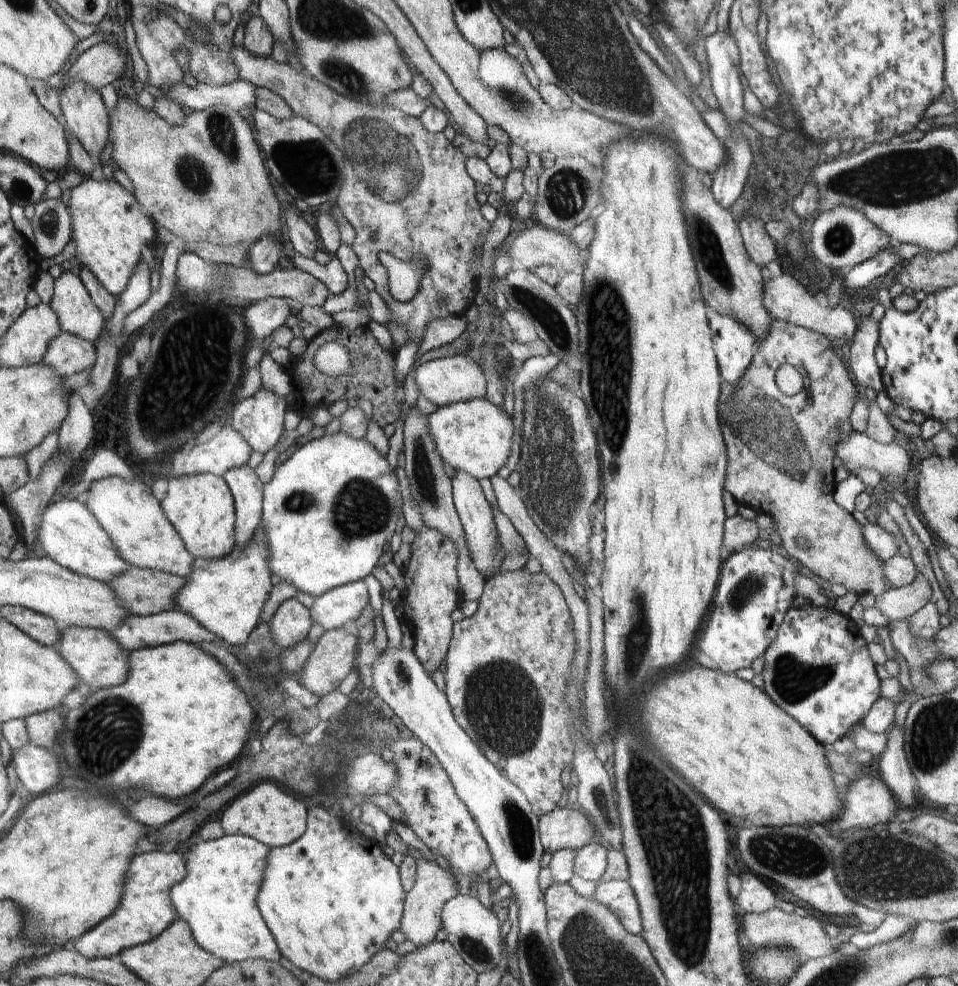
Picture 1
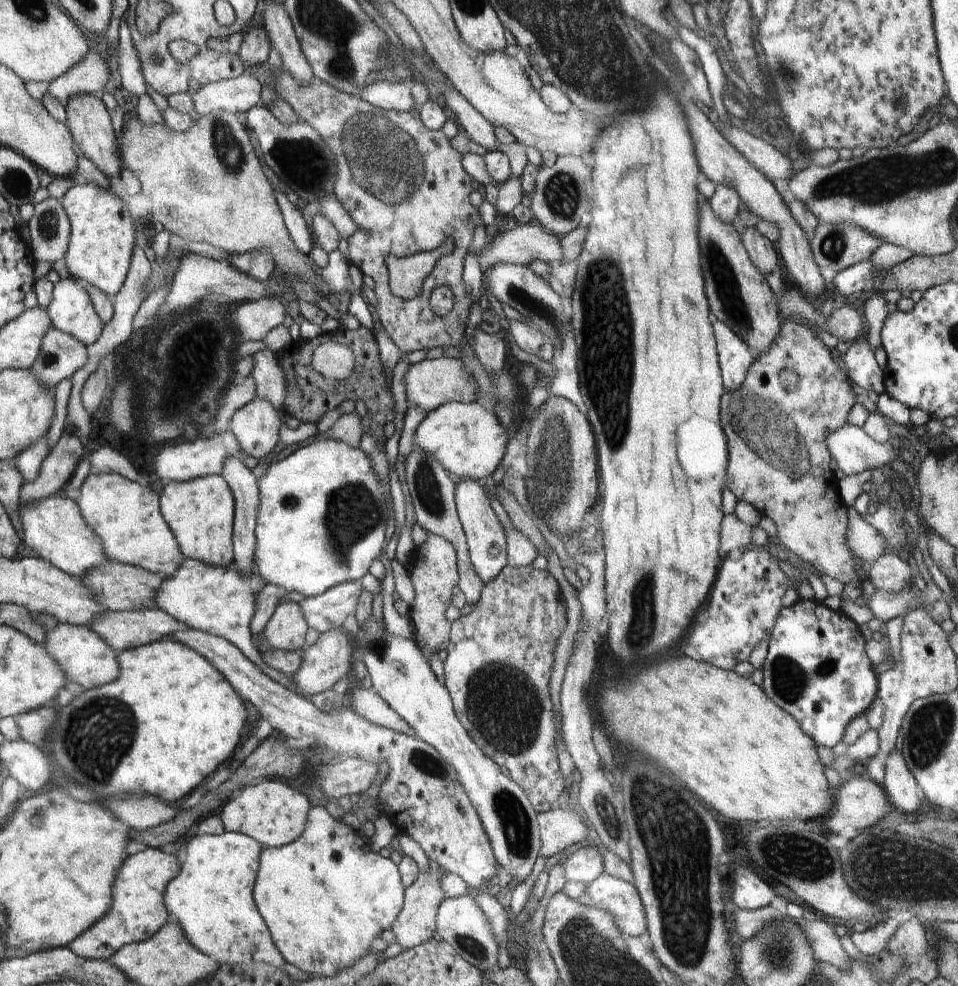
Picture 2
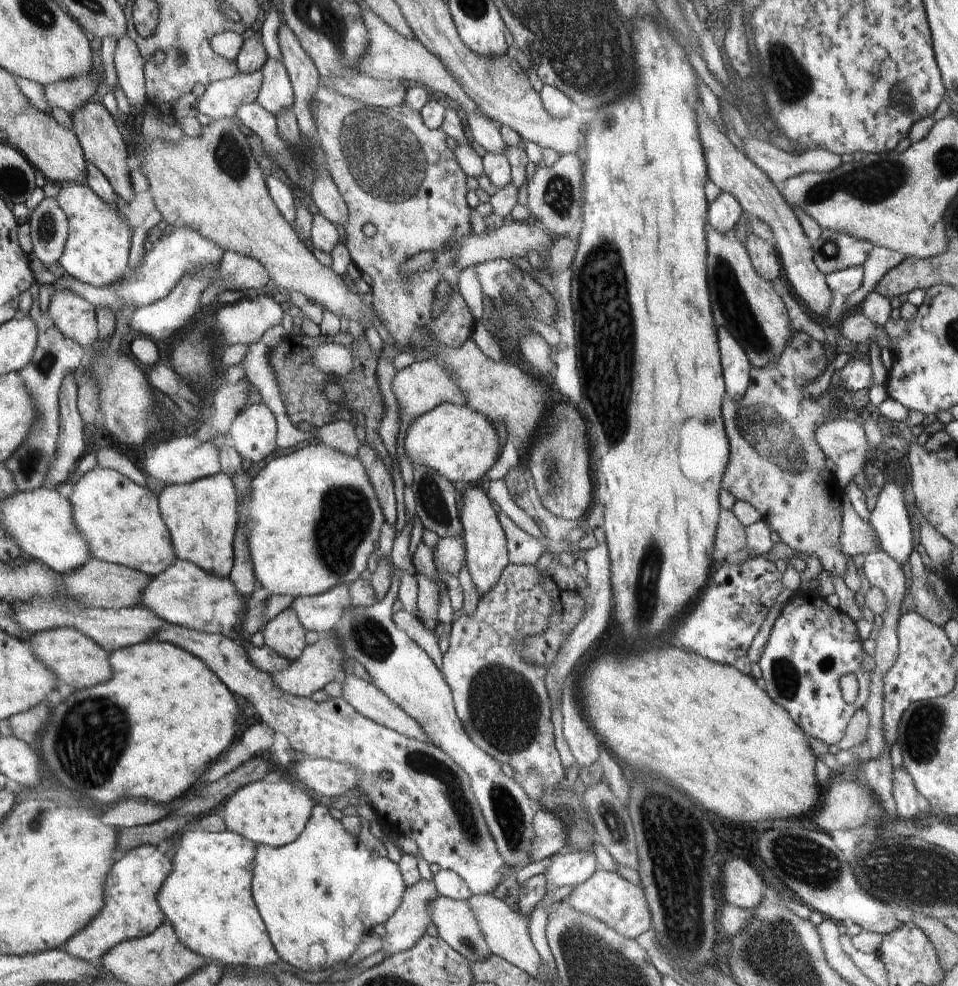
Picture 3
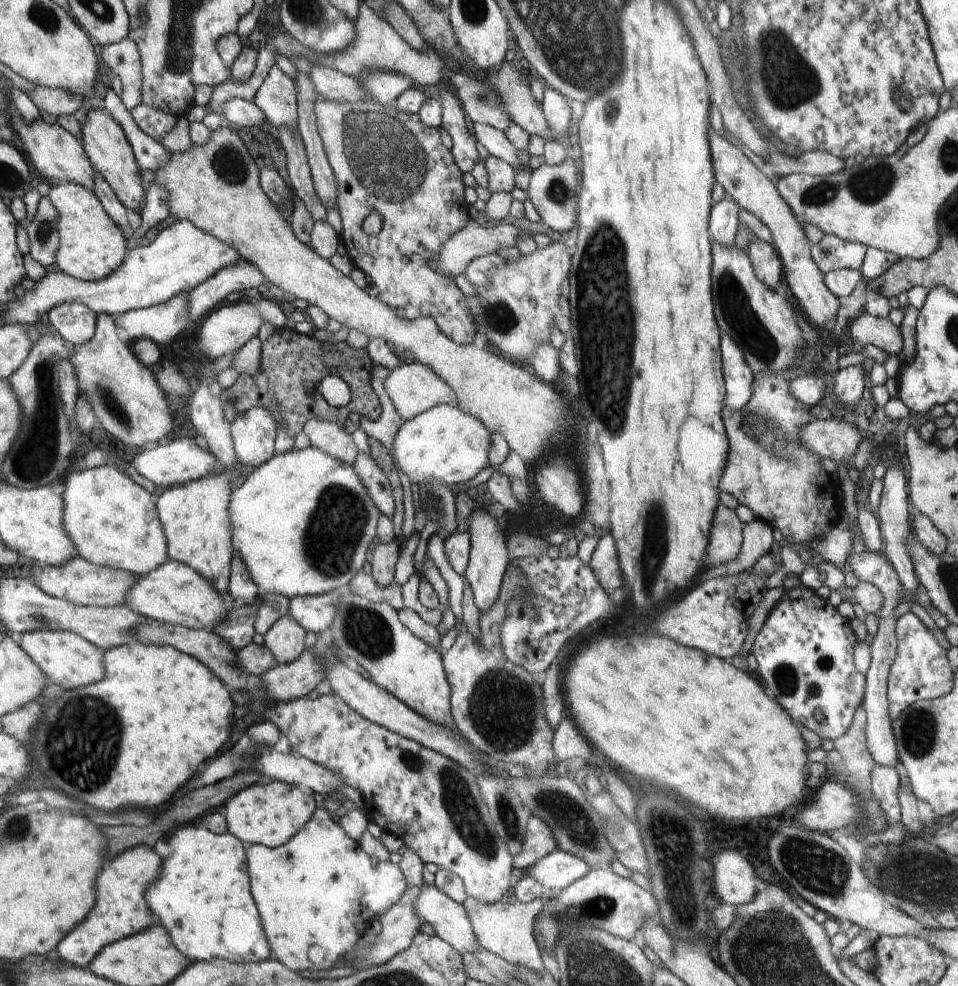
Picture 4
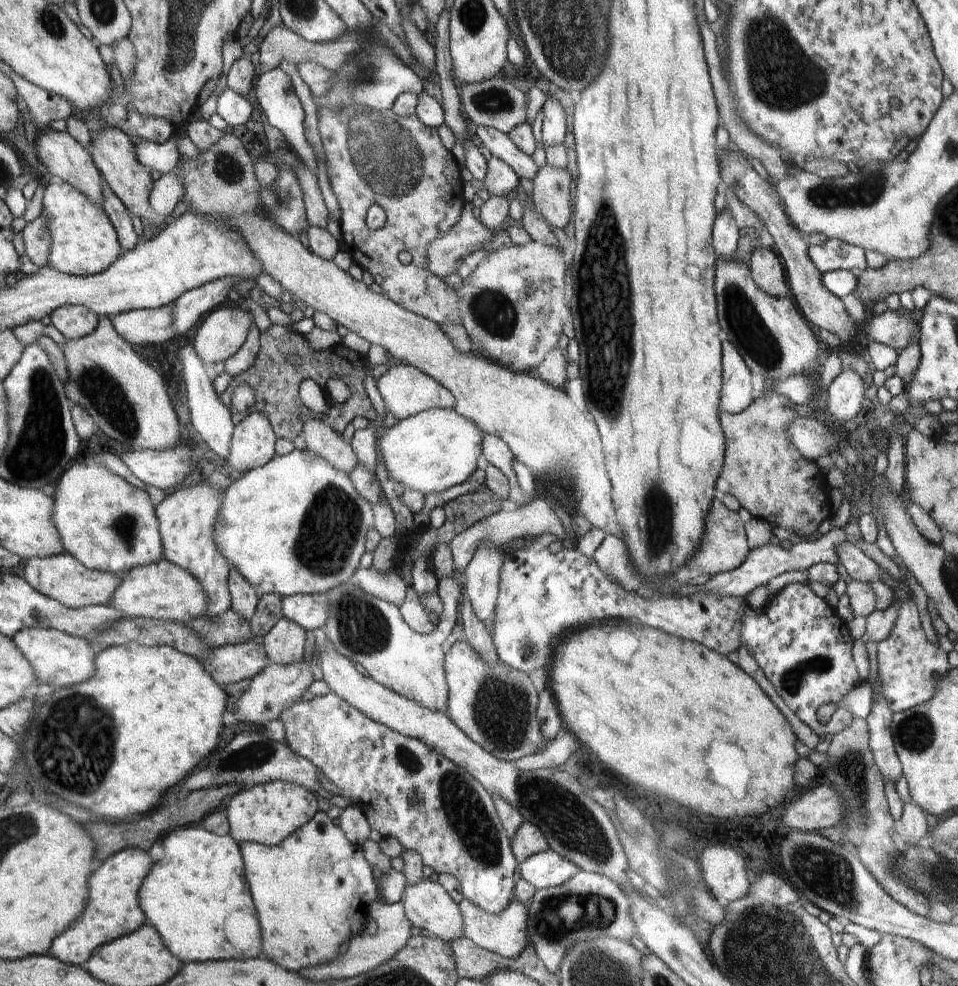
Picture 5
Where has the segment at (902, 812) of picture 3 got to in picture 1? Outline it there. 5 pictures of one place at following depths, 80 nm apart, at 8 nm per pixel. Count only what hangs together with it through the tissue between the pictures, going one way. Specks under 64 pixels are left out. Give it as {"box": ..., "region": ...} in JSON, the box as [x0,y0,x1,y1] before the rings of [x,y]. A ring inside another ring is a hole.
{"box":[879,724,918,808],"region":[[[894,724],[888,730],[888,743],[879,757],[879,777],[894,794],[898,804],[903,808],[913,806],[918,797],[916,793],[917,778],[909,768],[905,755],[904,728]]]}

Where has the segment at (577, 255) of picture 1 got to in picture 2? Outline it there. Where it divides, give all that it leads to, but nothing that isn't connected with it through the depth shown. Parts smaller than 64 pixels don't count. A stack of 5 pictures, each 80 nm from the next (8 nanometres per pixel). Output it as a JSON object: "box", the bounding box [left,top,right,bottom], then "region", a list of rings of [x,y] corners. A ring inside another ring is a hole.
{"box":[480,223,563,272],"region":[[[530,223],[522,226],[514,226],[512,230],[506,230],[494,236],[492,242],[486,242],[485,248],[480,254],[481,270],[485,272],[488,266],[497,263],[507,263],[511,265],[520,265],[528,267],[532,260],[542,260],[553,267],[559,267],[563,264],[563,250],[560,244],[560,238],[548,232],[541,225],[532,225]]]}

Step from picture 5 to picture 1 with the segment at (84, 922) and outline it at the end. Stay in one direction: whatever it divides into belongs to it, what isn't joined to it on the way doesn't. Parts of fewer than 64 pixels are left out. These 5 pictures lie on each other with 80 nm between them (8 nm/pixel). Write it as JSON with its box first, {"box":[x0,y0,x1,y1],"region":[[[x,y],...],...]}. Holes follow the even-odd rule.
{"box":[70,851,187,959],"region":[[[152,851],[135,855],[125,874],[120,906],[94,928],[70,944],[89,959],[117,958],[124,949],[154,940],[178,918],[170,898],[171,888],[187,877],[187,860],[178,852]]]}

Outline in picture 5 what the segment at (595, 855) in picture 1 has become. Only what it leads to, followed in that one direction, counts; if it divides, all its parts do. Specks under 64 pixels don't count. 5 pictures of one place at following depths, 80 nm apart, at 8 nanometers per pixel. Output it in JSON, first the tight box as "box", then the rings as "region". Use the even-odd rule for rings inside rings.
{"box":[518,850,581,889],"region":[[[552,850],[530,855],[518,864],[521,878],[536,889],[558,887],[568,882],[581,868]]]}

